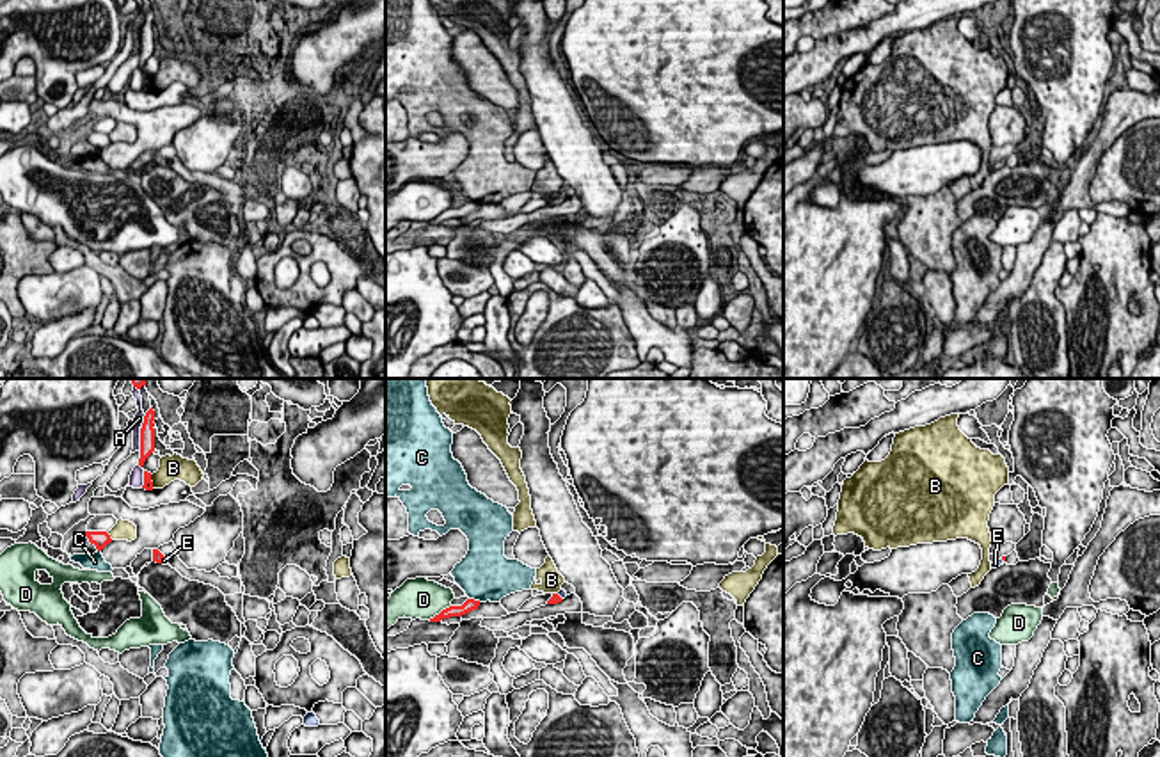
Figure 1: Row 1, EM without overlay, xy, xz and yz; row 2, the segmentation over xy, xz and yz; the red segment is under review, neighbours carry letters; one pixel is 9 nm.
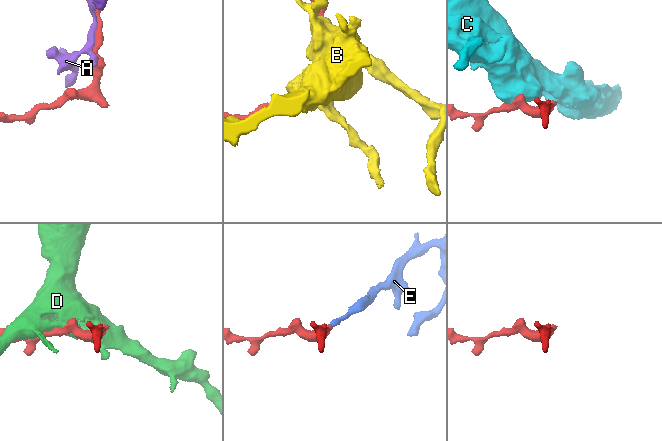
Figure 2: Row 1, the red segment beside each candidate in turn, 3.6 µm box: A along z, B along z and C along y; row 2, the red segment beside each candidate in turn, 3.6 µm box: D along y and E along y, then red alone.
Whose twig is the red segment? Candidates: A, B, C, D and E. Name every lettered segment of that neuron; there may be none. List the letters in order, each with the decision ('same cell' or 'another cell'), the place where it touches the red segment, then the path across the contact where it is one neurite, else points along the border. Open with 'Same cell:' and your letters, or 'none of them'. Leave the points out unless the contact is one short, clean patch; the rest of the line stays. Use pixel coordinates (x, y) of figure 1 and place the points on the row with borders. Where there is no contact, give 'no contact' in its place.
Same cell: E
A: another cell; contact xy (141, 439)
B: another cell; contact xy (109, 537)
C: another cell; contact xz (473, 599); border xz (469, 597), (480, 601)
D: another cell; contact xz (441, 612)
E: same cell; contact xy (164, 558); way xy (157, 557), (164, 558), (164, 560)

